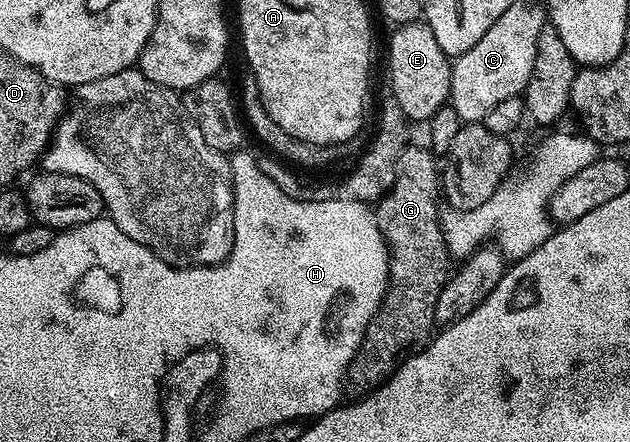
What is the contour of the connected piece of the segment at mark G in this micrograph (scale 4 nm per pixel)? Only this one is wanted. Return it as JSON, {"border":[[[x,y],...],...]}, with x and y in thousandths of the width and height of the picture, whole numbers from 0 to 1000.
{"border":[[[659,330],[643,335],[629,360],[629,398],[622,407],[622,419],[603,446],[594,471],[603,525],[616,552],[616,654],[610,661],[610,679],[590,715],[590,726],[581,738],[575,774],[552,830],[549,878],[554,889],[565,887],[559,891],[583,891],[602,878],[614,853],[629,844],[638,819],[649,814],[657,796],[679,785],[679,774],[694,740],[689,701],[695,683],[695,665],[705,654],[705,643],[714,622],[714,604],[711,606],[714,581],[711,552],[705,545],[705,523],[698,518],[702,398],[695,380],[692,389],[694,355],[678,333],[673,335],[659,335]]]}

